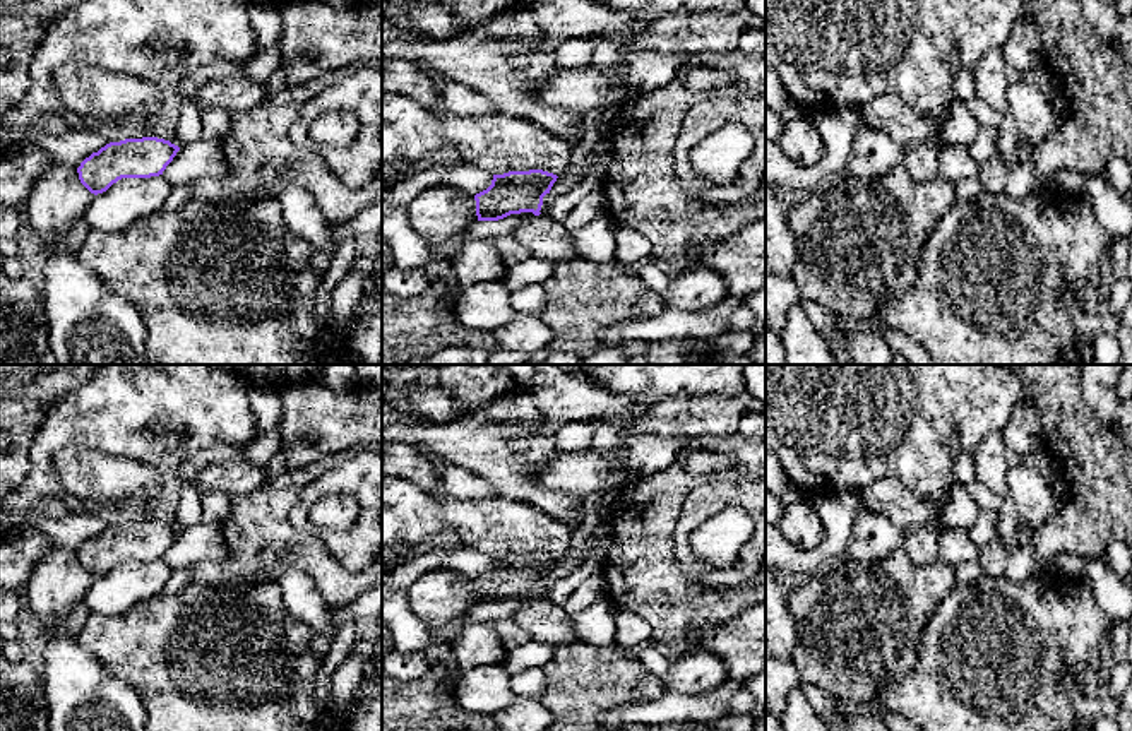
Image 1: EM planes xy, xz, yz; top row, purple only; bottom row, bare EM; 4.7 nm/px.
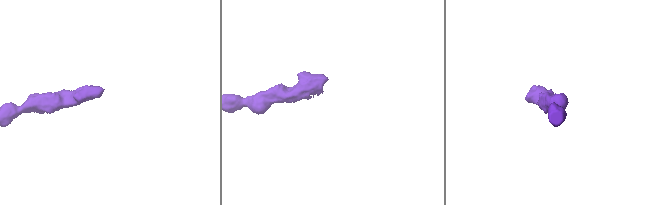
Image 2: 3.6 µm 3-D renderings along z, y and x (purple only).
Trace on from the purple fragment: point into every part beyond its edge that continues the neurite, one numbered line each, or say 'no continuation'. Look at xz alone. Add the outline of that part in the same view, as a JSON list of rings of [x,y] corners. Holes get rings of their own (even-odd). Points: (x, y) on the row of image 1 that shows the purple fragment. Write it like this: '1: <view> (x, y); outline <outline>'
1: xz (545, 238); outline [[[539,214],[526,221],[512,238],[524,245],[531,255],[555,264],[579,257],[570,233],[563,224],[551,221],[548,216]]]

